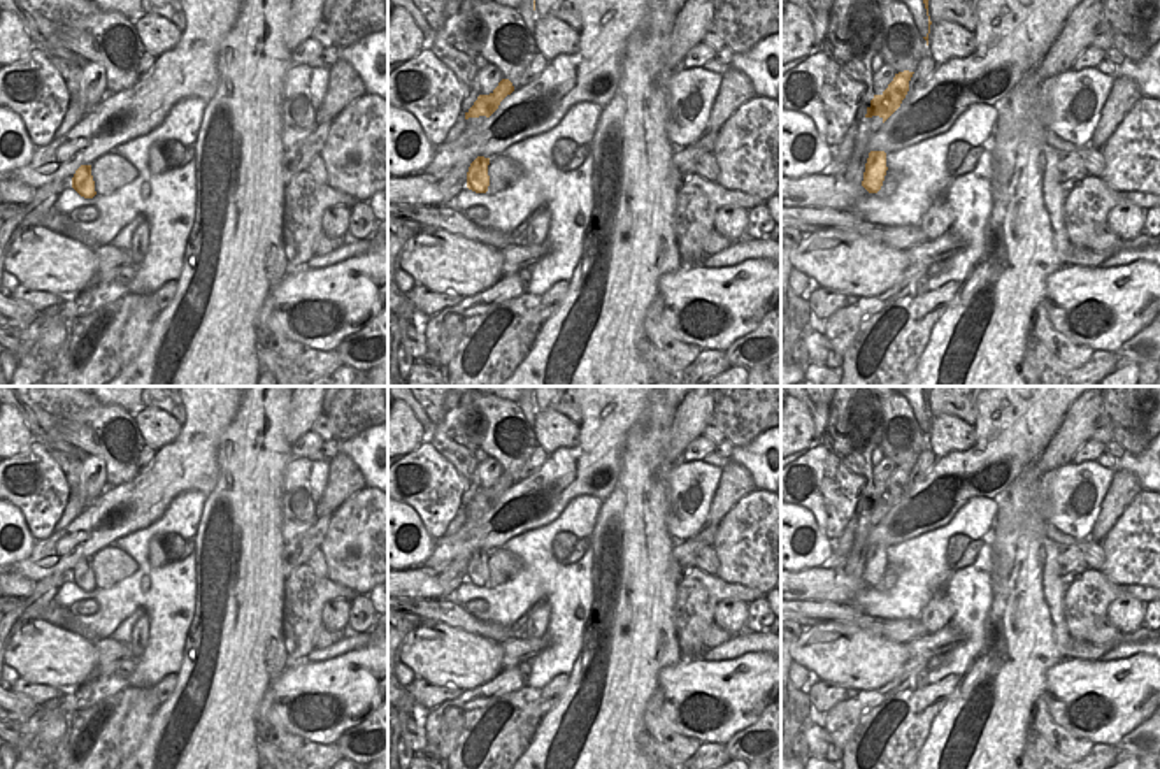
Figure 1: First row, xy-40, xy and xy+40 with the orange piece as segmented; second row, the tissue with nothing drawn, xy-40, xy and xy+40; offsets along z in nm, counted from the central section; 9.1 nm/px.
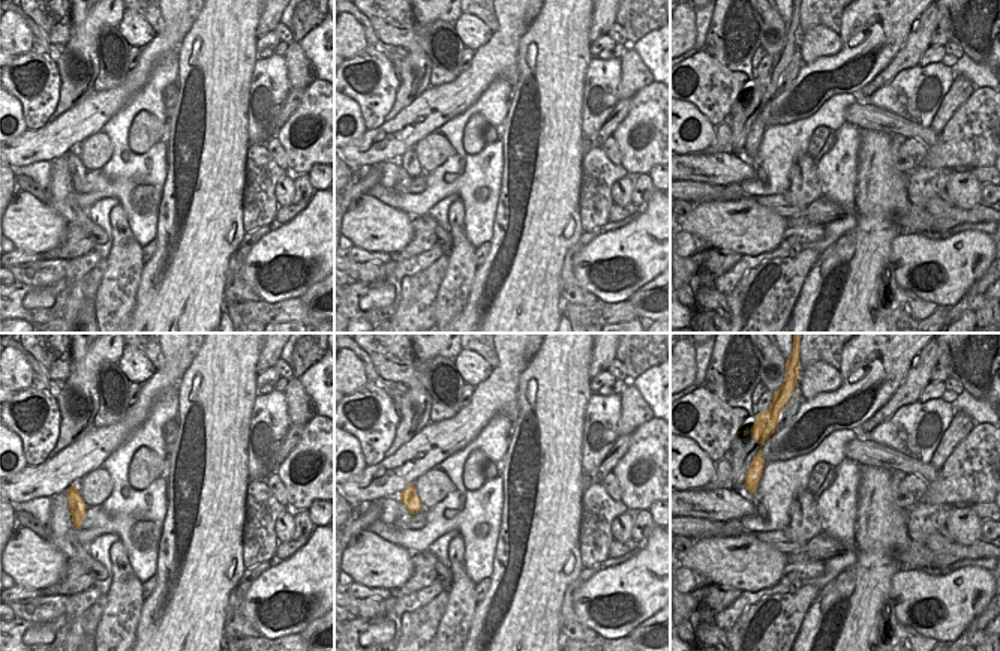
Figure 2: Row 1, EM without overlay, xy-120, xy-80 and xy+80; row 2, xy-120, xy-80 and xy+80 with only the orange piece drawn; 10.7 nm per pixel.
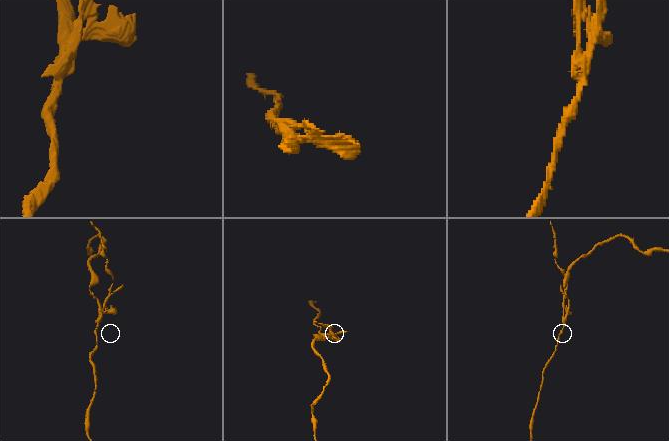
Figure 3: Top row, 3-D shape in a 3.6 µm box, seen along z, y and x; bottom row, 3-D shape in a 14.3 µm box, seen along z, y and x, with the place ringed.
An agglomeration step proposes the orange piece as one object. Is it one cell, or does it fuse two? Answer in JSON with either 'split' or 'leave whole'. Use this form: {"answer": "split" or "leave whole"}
{"answer": "split"}

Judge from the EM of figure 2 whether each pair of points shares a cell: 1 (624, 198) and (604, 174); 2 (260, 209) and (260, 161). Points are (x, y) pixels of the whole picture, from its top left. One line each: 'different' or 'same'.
1: different
2: same

